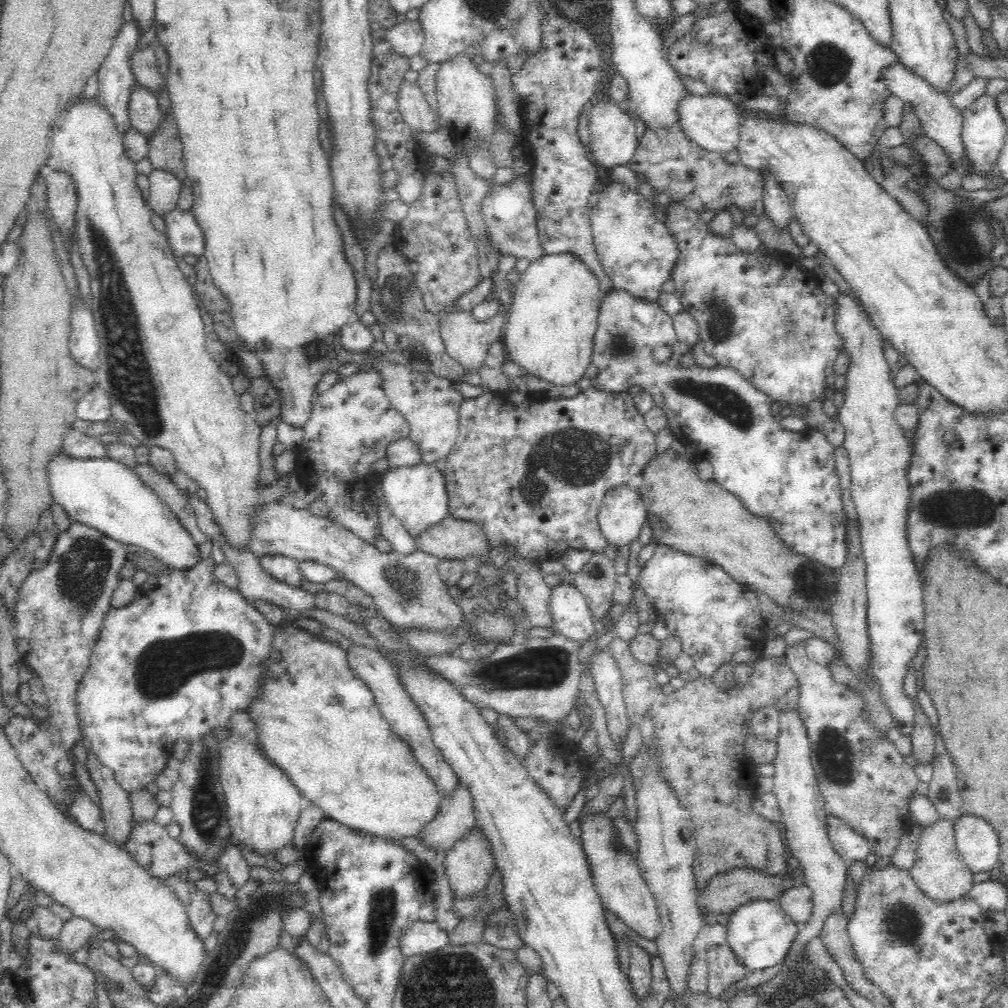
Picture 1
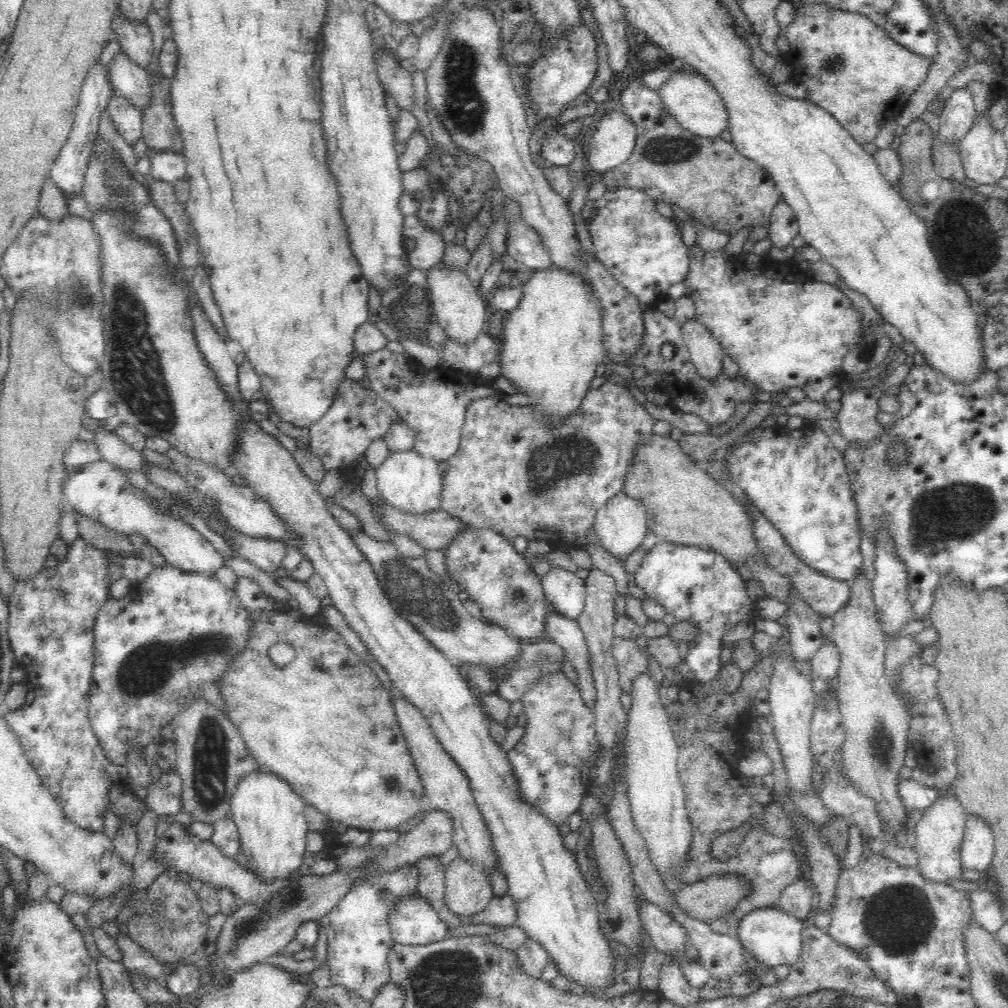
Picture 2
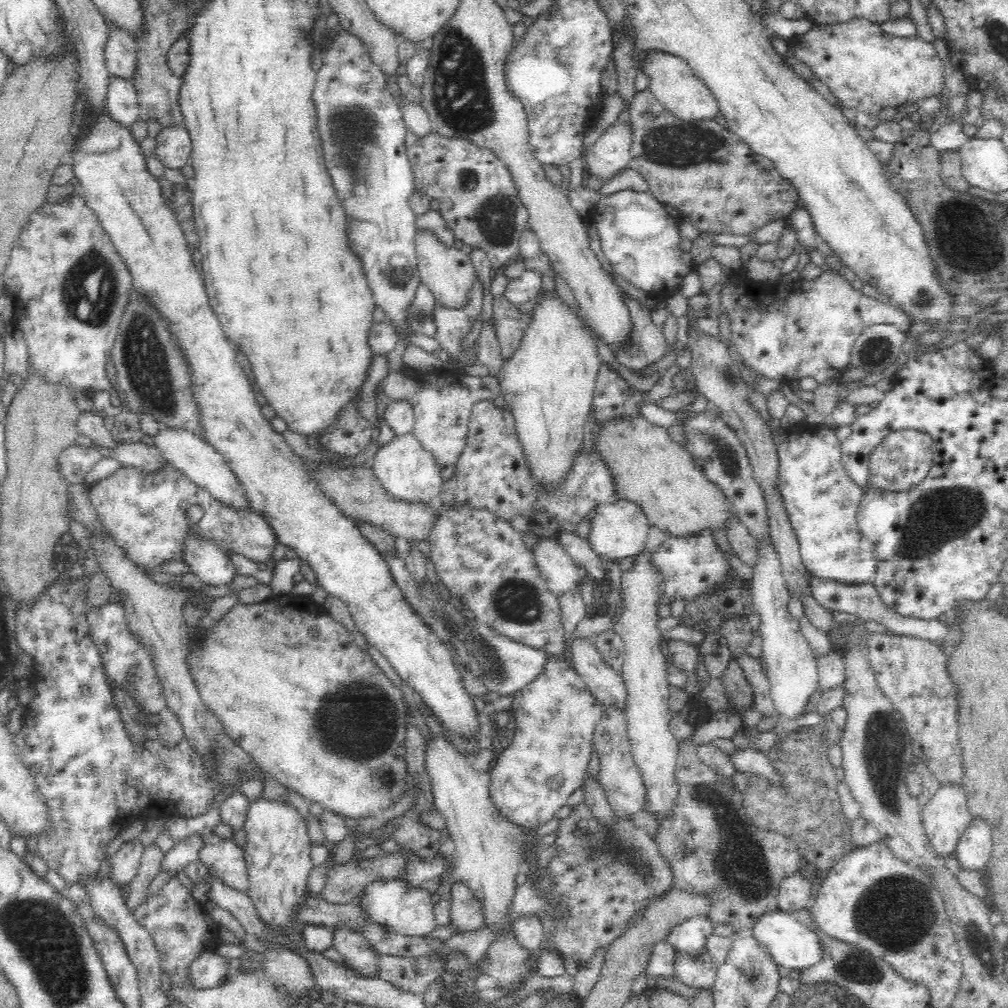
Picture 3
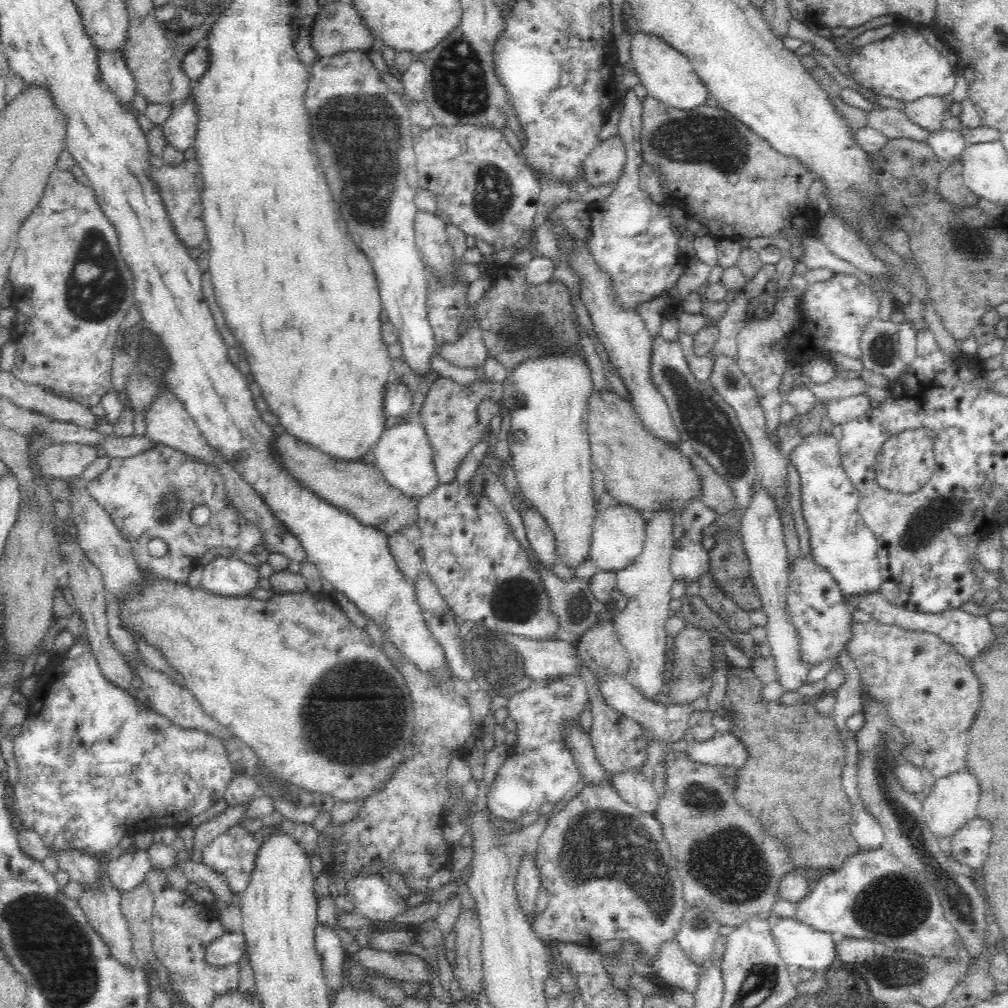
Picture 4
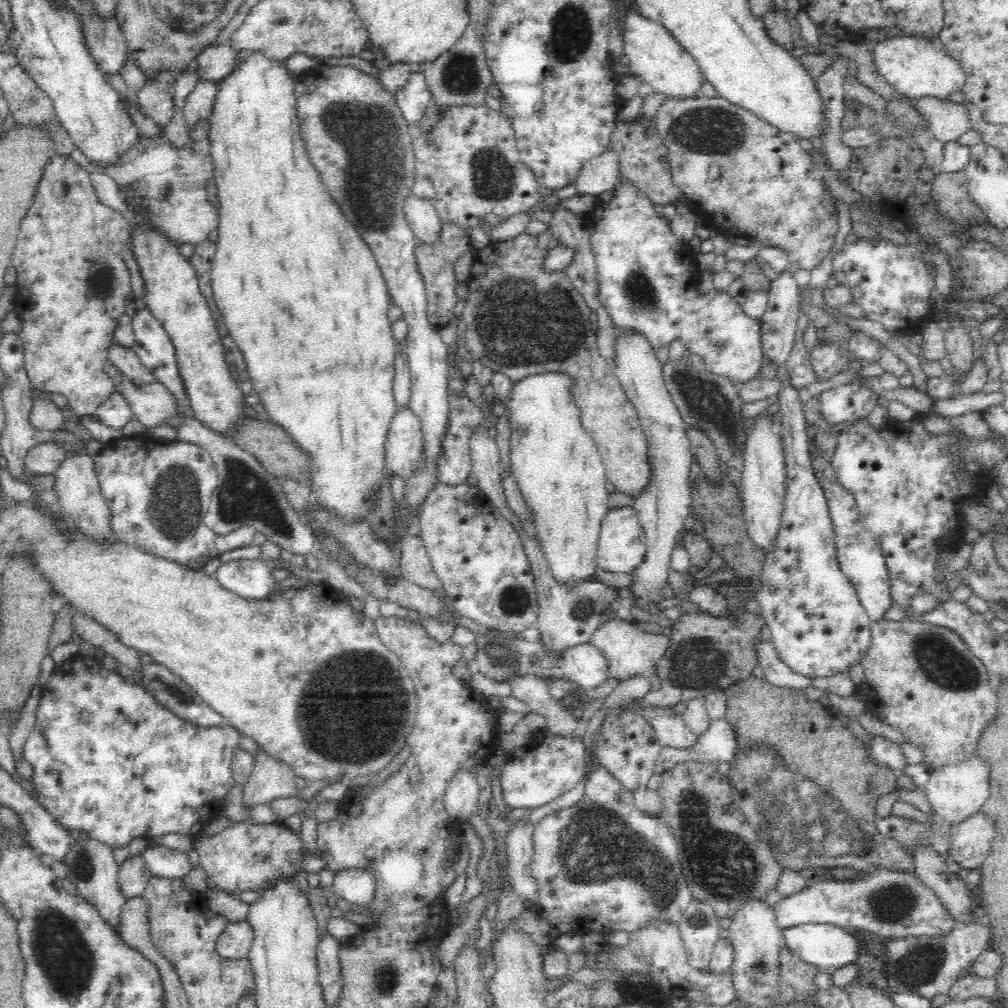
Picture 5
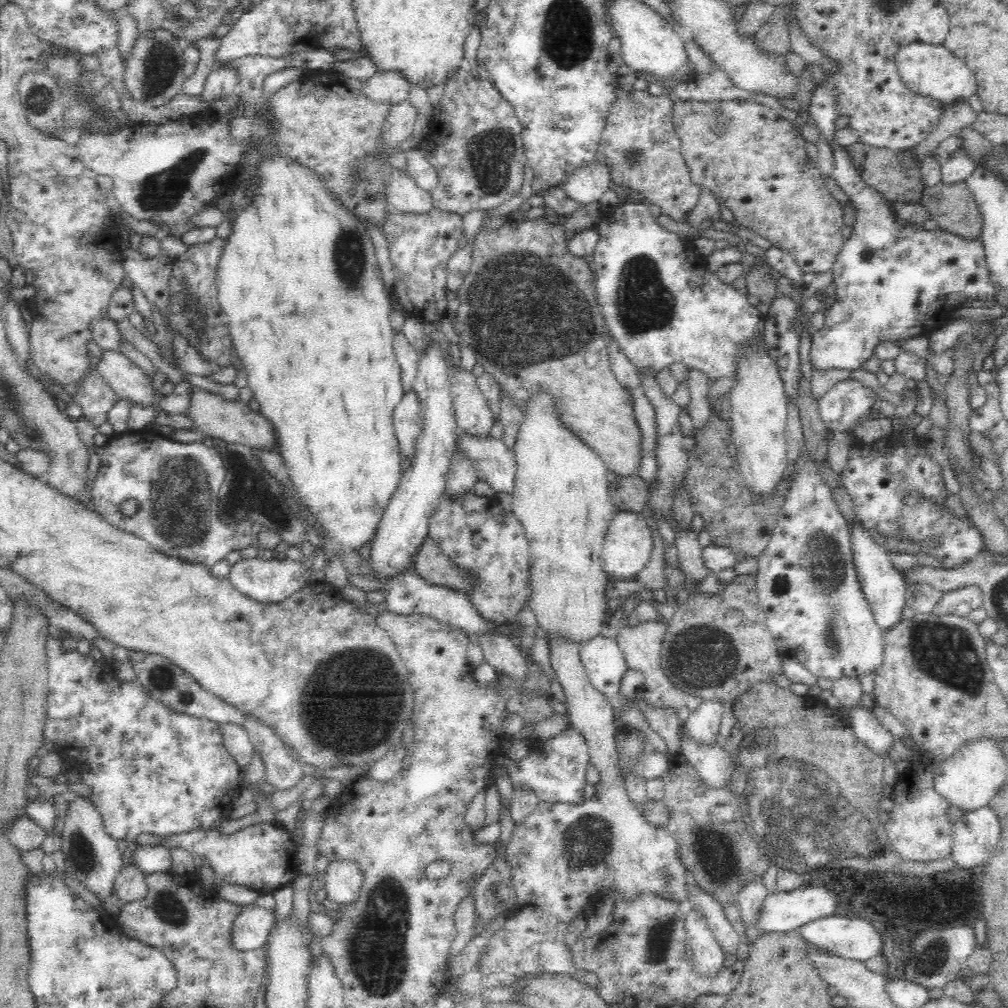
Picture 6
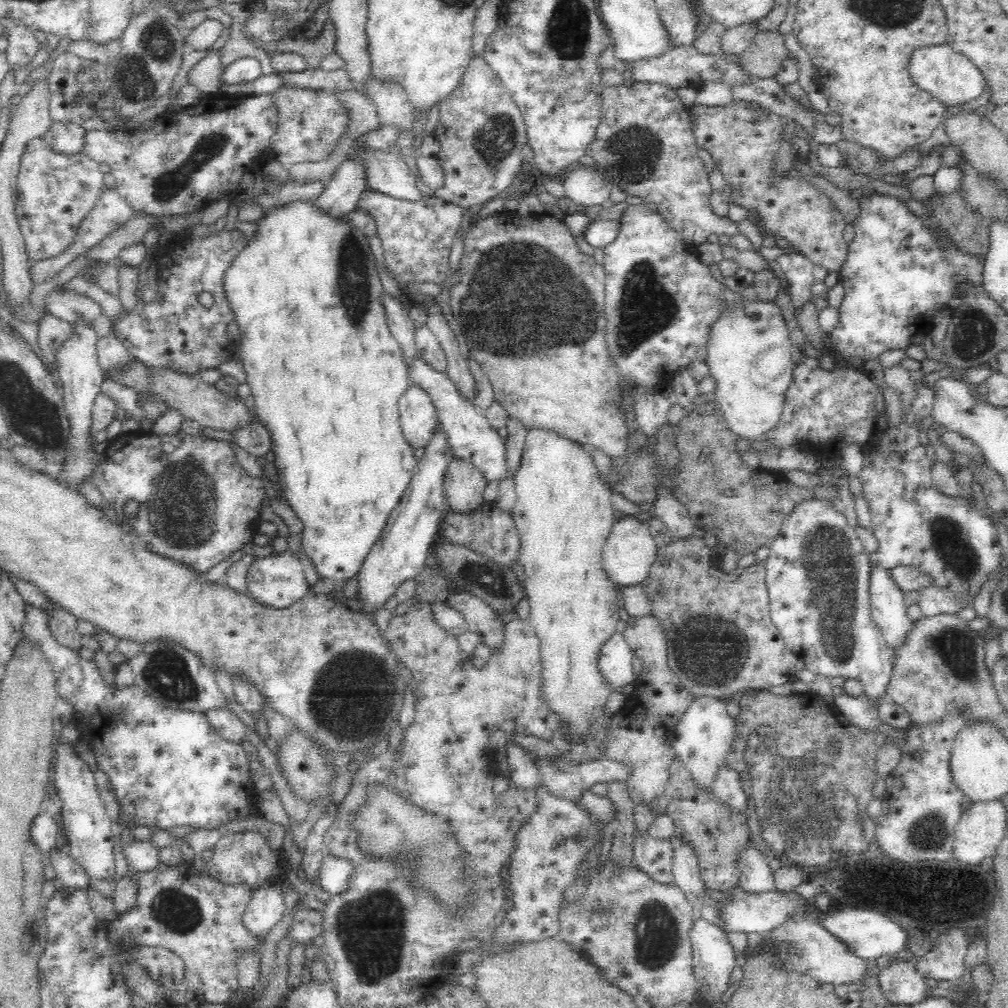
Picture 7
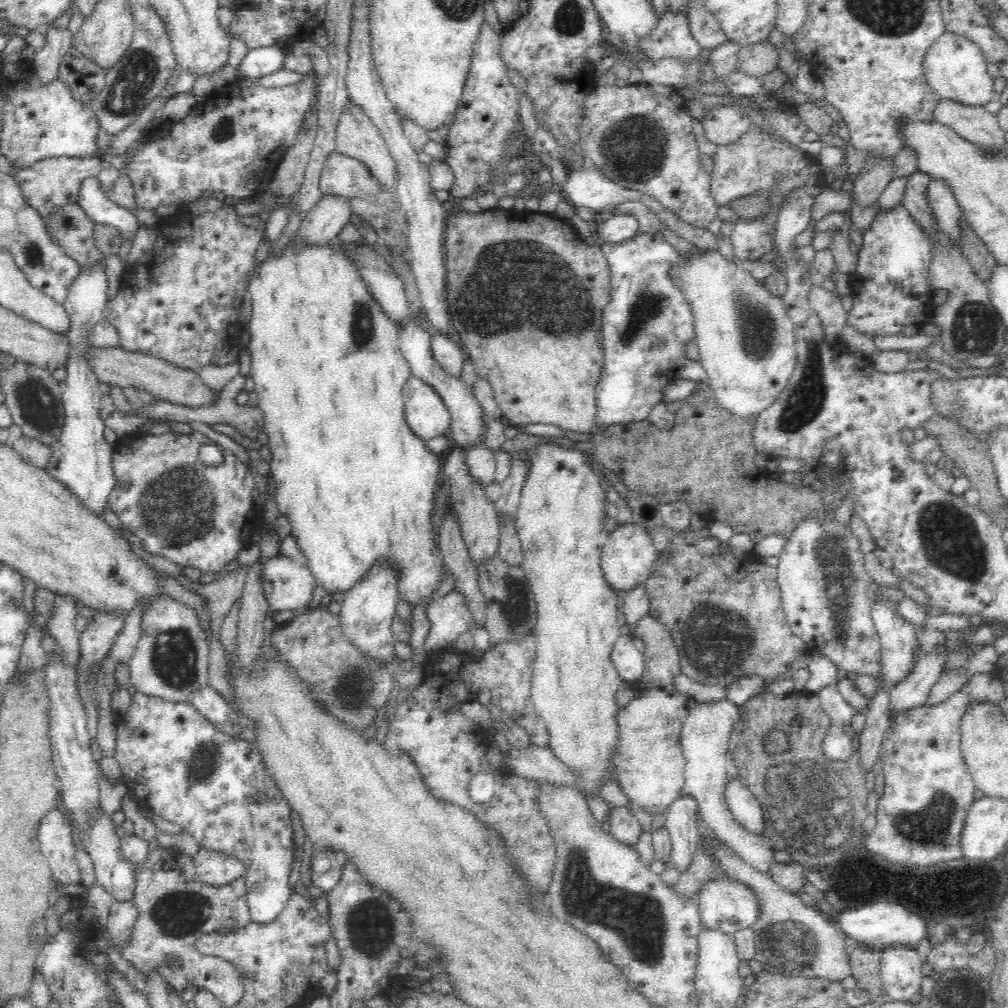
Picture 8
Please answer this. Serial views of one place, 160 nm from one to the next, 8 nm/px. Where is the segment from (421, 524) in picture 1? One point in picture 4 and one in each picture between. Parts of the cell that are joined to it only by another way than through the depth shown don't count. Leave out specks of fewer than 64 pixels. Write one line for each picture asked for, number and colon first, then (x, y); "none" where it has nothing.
2: (406, 479)
3: (407, 470)
4: (404, 456)

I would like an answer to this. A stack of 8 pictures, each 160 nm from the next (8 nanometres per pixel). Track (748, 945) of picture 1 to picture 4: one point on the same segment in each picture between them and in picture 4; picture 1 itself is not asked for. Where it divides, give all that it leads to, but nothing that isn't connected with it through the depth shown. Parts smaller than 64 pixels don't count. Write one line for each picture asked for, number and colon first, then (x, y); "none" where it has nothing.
2: (773, 937)
3: (792, 944)
4: (802, 947)

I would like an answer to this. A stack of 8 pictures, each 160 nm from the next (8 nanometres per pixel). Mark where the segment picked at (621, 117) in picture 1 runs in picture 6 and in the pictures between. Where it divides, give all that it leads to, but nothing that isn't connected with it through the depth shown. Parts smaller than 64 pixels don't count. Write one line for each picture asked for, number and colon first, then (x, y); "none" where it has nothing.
2: (611, 143)
3: (611, 153)
4: (604, 165)
5: (598, 175)
6: (587, 184)

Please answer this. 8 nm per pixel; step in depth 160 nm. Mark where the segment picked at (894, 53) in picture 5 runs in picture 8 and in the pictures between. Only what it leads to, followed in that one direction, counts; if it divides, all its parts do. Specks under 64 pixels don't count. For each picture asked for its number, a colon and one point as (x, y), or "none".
6: (931, 70)
7: (948, 75)
8: (955, 67)

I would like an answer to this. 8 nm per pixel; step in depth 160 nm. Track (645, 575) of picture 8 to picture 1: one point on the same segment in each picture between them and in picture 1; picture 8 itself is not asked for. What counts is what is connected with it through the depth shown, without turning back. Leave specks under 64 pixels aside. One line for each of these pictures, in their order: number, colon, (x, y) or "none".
1: (622, 515)
2: (621, 524)
3: (618, 530)
4: (619, 535)
5: (622, 547)
6: (627, 550)
7: (630, 551)

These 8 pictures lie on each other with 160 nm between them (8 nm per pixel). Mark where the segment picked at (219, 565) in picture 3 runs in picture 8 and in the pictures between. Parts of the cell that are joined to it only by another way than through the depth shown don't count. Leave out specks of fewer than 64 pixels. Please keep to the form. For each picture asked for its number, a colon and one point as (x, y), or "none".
4: (228, 576)
5: (250, 579)
6: (271, 581)
7: (277, 580)
8: (289, 585)

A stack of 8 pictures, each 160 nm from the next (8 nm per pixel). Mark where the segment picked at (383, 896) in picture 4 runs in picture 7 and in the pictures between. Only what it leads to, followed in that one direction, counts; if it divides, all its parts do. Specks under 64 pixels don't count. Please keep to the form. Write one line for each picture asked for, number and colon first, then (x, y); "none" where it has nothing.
5: (356, 886)
6: (343, 877)
7: (334, 872)

